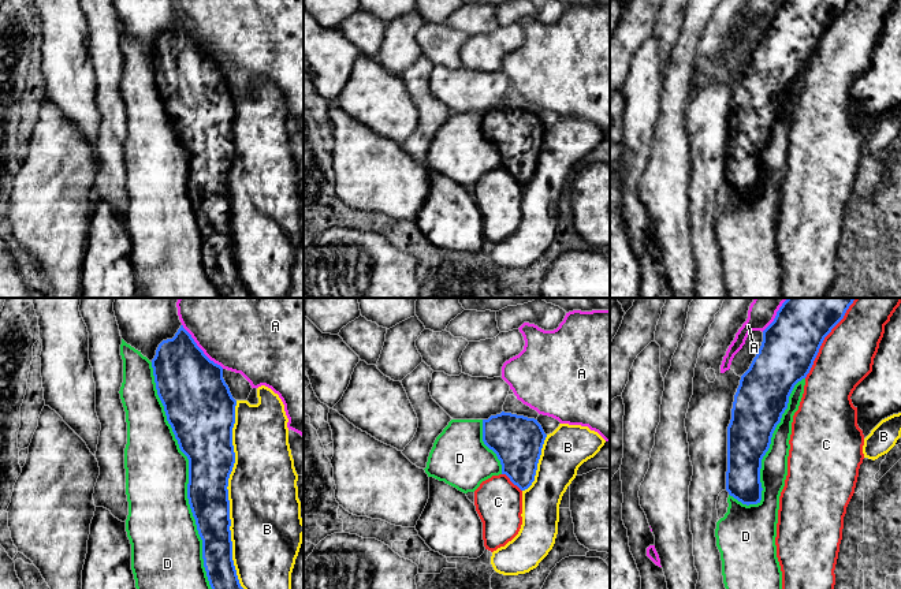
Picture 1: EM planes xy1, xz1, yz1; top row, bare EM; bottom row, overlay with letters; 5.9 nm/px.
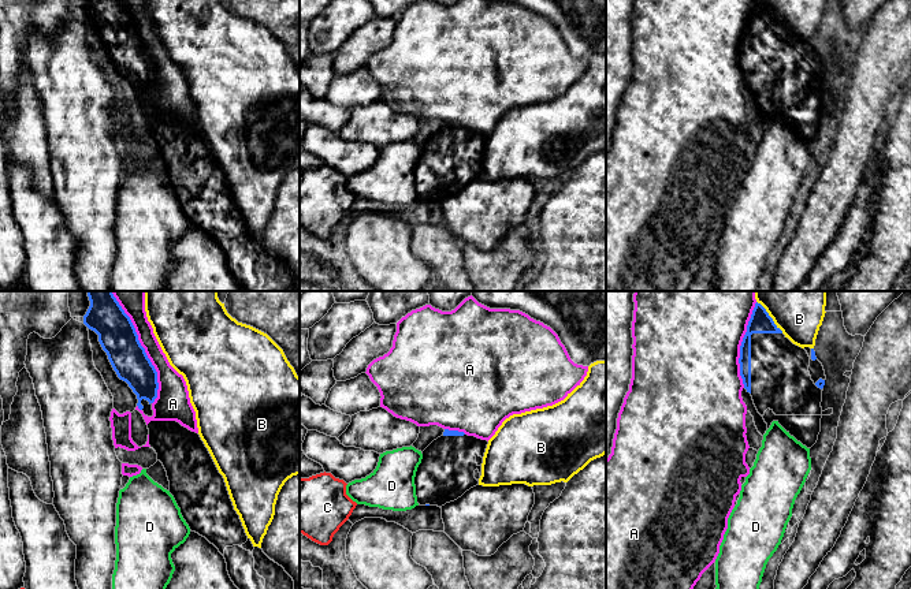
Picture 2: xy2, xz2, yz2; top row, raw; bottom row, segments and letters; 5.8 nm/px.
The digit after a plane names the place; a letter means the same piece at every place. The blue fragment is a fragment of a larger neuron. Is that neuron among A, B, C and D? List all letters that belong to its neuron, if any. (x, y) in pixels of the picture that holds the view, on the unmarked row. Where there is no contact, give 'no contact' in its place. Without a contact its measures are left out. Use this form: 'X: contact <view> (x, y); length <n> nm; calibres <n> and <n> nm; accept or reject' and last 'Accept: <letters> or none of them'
A: contact xy2 (147, 49); length 600 nm; calibres 220 and 170 nm; reject
B: contact xy1 (229, 196); length 1200 nm; calibres 260 and 420 nm; reject
C: contact yz1 (822, 36); length 500 nm; calibres 340 and 320 nm; reject
D: contact xy1 (189, 176); length 1450 nm; calibres 280 and 360 nm; reject
Accept: none of them

